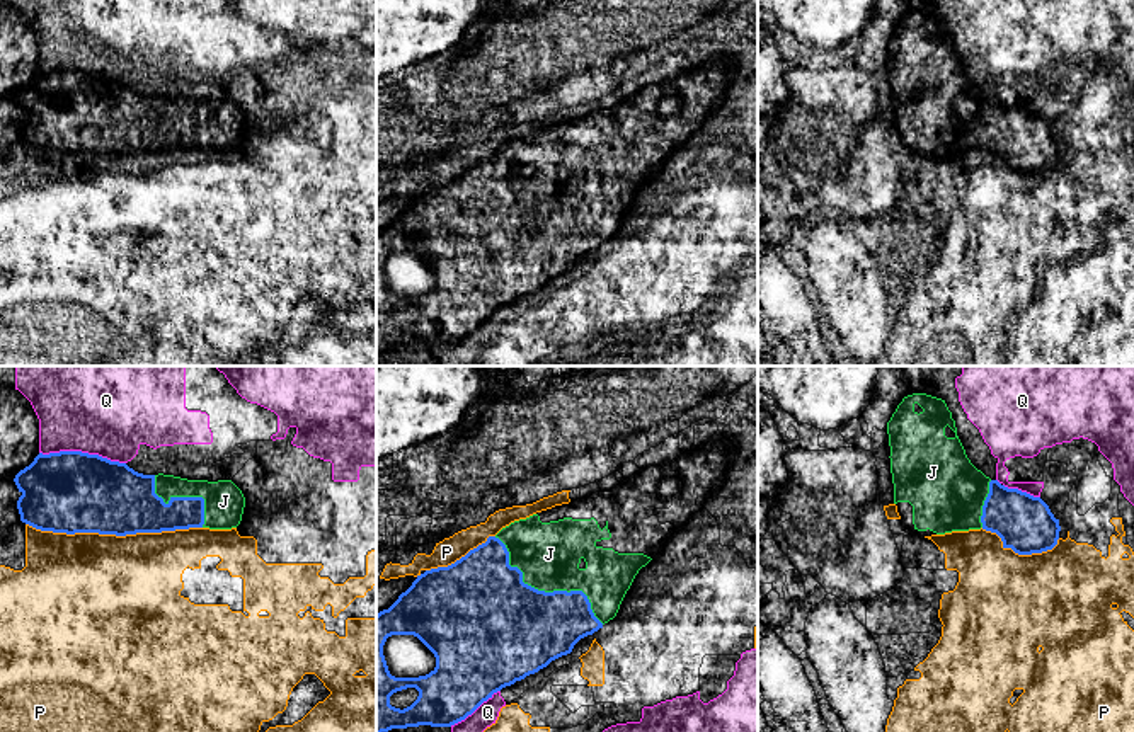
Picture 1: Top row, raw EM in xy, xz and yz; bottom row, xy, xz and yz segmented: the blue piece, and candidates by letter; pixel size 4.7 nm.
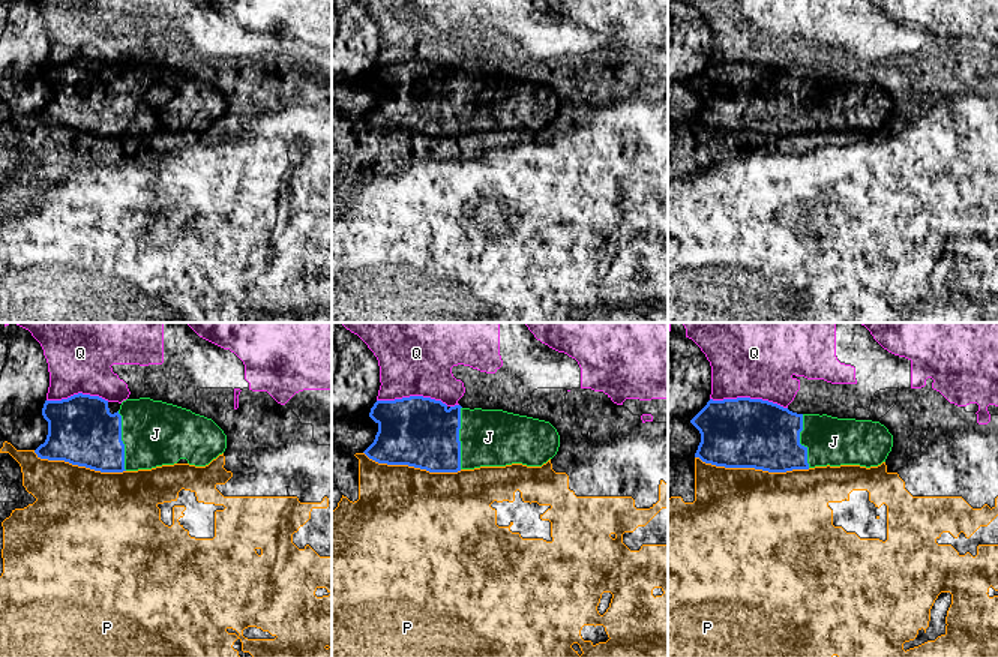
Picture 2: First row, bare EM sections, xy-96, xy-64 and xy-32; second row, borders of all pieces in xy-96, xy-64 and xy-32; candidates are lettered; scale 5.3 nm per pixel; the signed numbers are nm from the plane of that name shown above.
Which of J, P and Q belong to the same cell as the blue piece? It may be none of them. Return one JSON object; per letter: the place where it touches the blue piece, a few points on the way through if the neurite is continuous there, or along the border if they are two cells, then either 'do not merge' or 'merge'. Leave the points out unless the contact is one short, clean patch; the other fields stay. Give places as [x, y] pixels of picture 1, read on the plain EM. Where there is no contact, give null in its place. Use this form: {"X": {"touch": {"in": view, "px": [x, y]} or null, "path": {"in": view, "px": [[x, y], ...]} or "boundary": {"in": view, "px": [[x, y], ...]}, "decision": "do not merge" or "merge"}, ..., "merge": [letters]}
{"J": {"touch": {"in": "xz", "px": [544, 210]}, "decision": "merge"}, "P": {"touch": {"in": "xy", "px": [114, 152]}, "decision": "do not merge"}, "Q": {"touch": {"in": "xy", "px": [80, 70]}, "decision": "do not merge"}, "merge": ["J"]}

